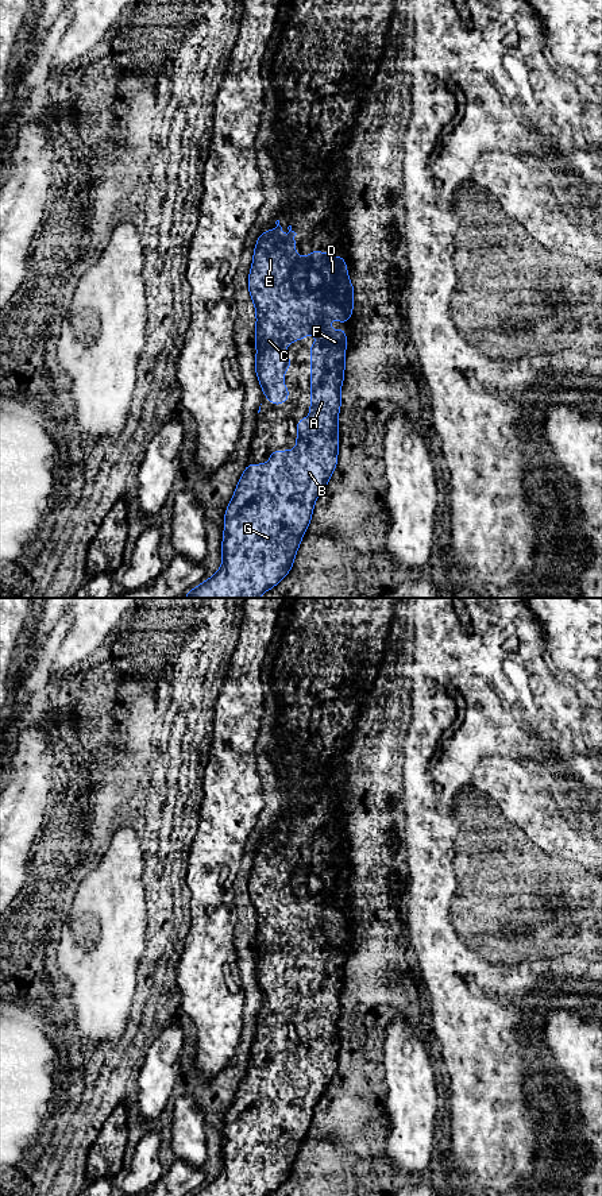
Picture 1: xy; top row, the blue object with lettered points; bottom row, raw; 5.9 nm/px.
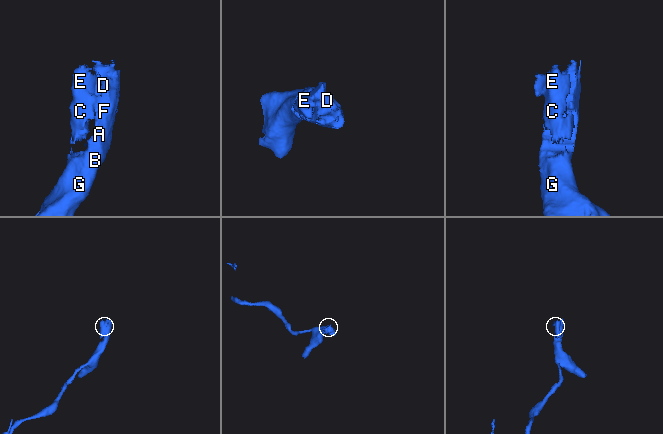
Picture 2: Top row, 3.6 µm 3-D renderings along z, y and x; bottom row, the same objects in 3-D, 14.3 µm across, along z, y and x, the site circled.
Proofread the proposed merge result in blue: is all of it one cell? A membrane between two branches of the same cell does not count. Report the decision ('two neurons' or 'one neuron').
one neuron

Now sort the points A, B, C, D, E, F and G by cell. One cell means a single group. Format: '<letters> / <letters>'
A B C D E F G

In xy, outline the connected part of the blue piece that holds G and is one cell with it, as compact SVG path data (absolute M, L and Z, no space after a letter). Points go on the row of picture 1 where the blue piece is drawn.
M279 220L271 232L266 229L258 236L254 250L251 271L248 274L248 292L256 310L255 328L255 371L263 389L263 396L271 405L282 405L290 398L288 387L283 385L282 375L292 366L292 358L285 356L289 342L301 340L308 332L316 335L321 342L310 344L310 420L304 416L297 423L297 448L294 451L271 451L269 464L246 464L232 501L225 509L224 537L221 543L223 564L220 570L208 580L190 590L184 598L258 598L265 591L278 585L293 567L301 539L312 521L314 502L337 464L339 427L337 414L341 406L340 389L343 385L344 358L347 332L340 328L332 332L328 316L340 323L348 323L354 316L355 285L348 282L348 270L344 256L323 254L313 247L309 256L296 256L292 250L300 246L293 242L297 235L292 225L288 227L288 239L281 240L282 227Z

